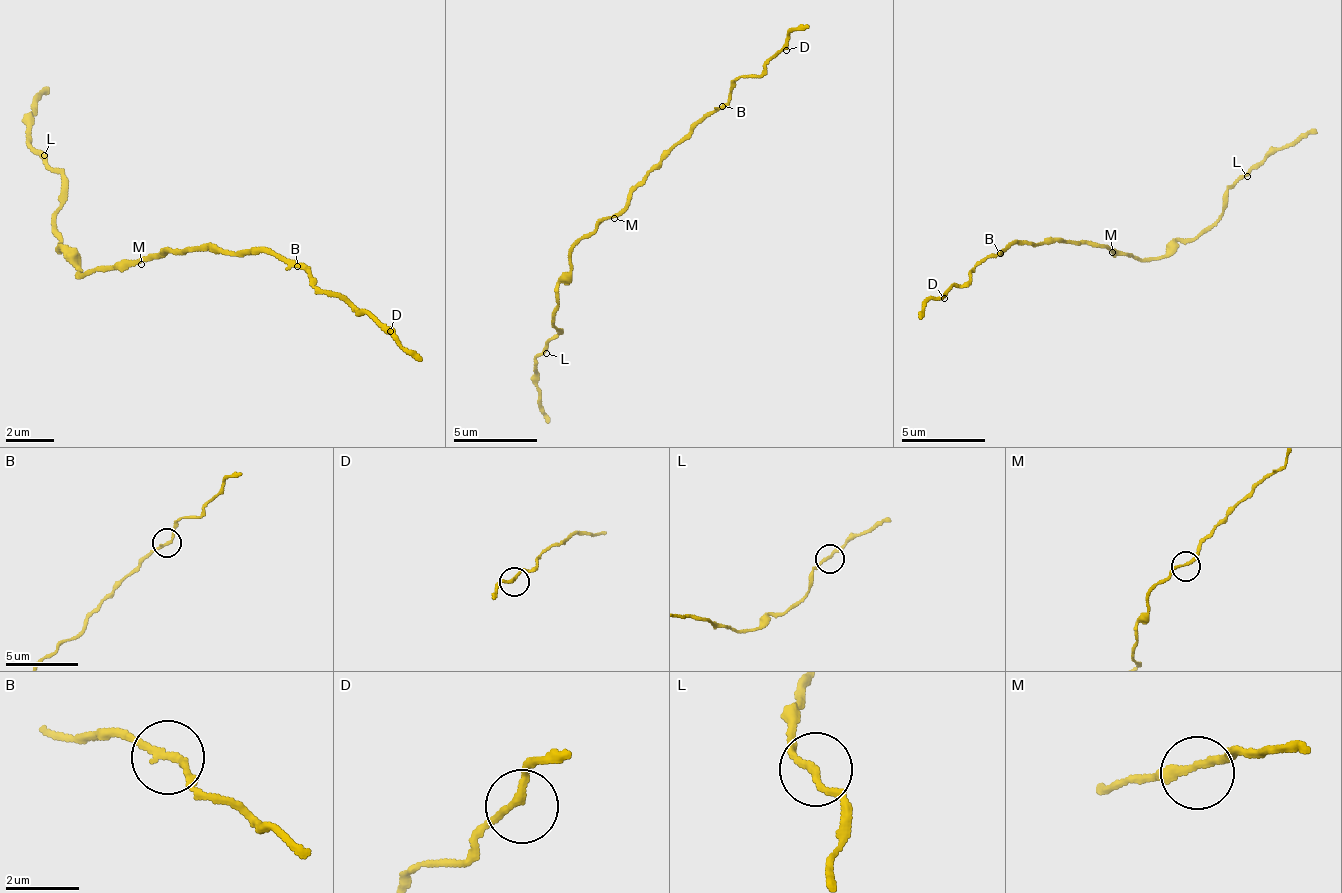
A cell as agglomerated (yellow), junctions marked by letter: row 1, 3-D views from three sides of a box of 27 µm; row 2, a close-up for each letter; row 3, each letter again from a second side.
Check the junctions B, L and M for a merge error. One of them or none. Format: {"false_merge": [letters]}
{"false_merge": []}

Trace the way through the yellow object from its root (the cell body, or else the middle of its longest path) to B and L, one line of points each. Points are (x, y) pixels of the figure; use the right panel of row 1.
B: (1108, 248), (1091, 248), (1087, 244), (1015, 244), (999, 252)
L: (1108, 248), (1133, 252), (1142, 260), (1167, 256), (1205, 231), (1222, 210), (1222, 197), (1247, 176)

